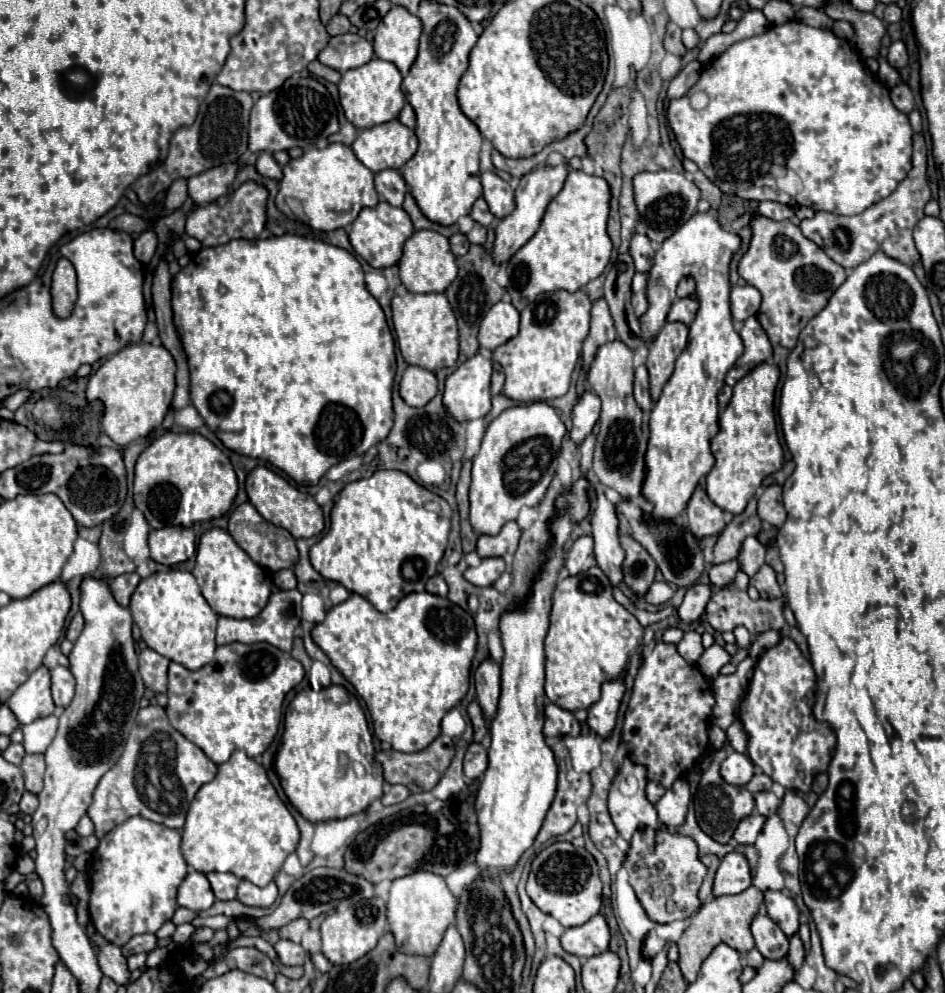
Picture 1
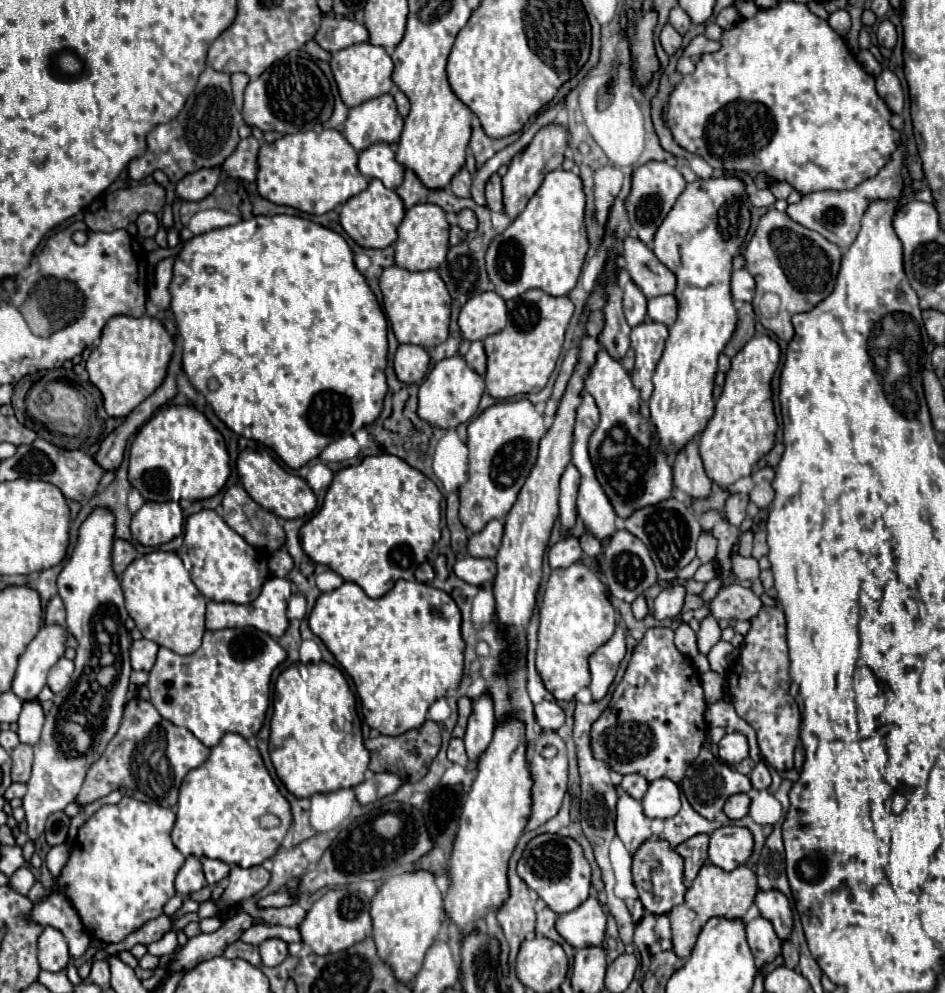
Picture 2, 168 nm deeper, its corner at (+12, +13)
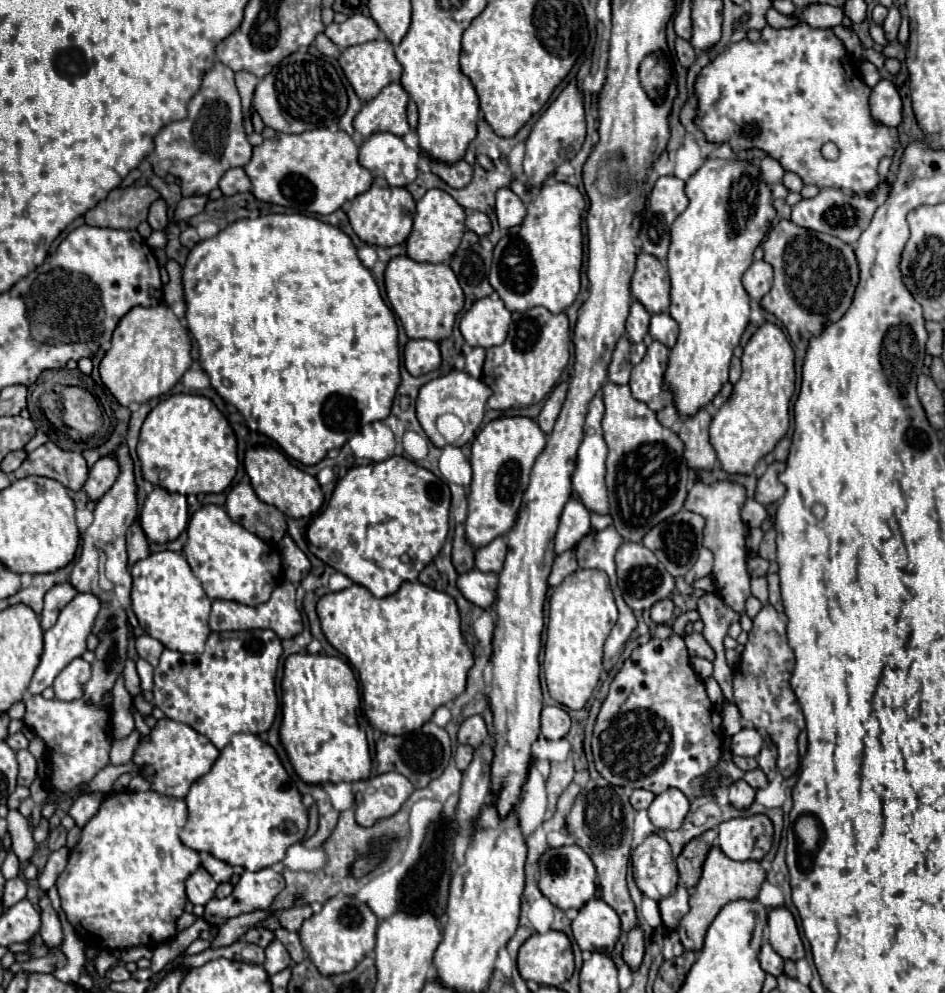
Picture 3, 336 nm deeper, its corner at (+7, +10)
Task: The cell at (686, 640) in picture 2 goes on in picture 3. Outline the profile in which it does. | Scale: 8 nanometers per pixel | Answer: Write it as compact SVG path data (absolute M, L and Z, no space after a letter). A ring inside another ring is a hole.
M689 634L685 636L685 644L687 644L687 650L691 656L701 656L701 658L707 658L707 660L715 660L715 652L713 648L707 644L707 640L703 638L703 634Z

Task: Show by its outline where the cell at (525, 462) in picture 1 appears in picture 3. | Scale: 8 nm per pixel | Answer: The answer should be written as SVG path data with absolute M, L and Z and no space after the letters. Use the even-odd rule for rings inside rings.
M497 418L475 438L471 450L473 482L467 496L469 516L465 522L465 538L475 550L505 536L513 528L521 496L529 486L531 468L543 448L545 434L531 418Z

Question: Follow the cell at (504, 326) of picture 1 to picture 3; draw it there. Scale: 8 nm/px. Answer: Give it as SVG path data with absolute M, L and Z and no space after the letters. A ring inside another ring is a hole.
M487 296L477 300L459 322L459 330L469 346L493 348L505 342L511 324L511 312L501 298Z

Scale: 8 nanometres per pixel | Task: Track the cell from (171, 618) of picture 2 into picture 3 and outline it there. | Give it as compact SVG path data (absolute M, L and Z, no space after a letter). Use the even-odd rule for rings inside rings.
M169 550L157 552L137 562L131 568L131 574L133 574L131 606L139 620L139 626L169 650L189 654L201 652L211 634L207 624L211 600L205 596L201 582L191 572L185 556Z

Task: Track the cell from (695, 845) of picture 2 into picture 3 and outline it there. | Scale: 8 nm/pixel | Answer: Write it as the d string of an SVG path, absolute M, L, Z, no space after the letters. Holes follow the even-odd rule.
M707 830L703 832L701 836L693 838L685 848L683 852L679 854L677 858L677 868L679 868L679 876L681 876L681 884L691 890L699 878L701 878L701 868L703 868L703 862L707 858L707 852L711 850L711 846L715 844L715 838L717 838L717 830Z

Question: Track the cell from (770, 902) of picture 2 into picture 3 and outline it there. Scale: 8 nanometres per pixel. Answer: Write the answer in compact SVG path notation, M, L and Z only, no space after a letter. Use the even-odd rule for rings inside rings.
M787 908L769 910L767 928L769 928L767 940L783 960L797 962L799 958L803 958L803 954L805 954L803 942L801 942L795 918Z

